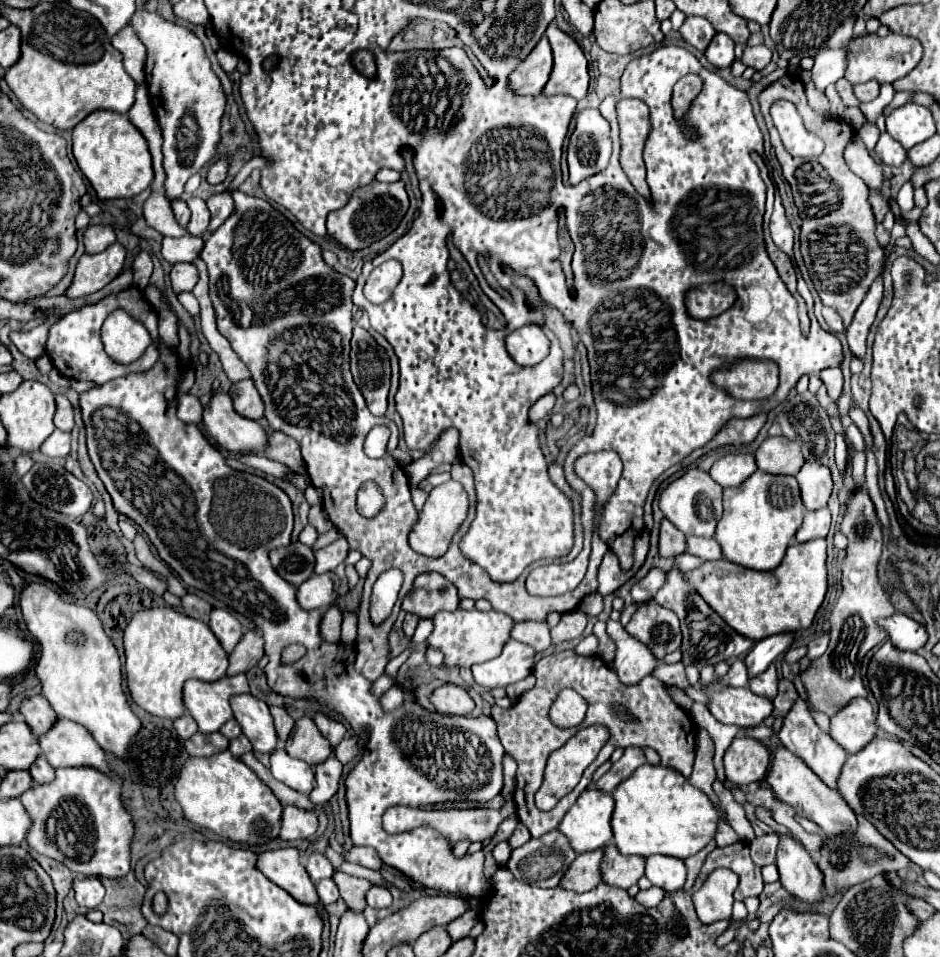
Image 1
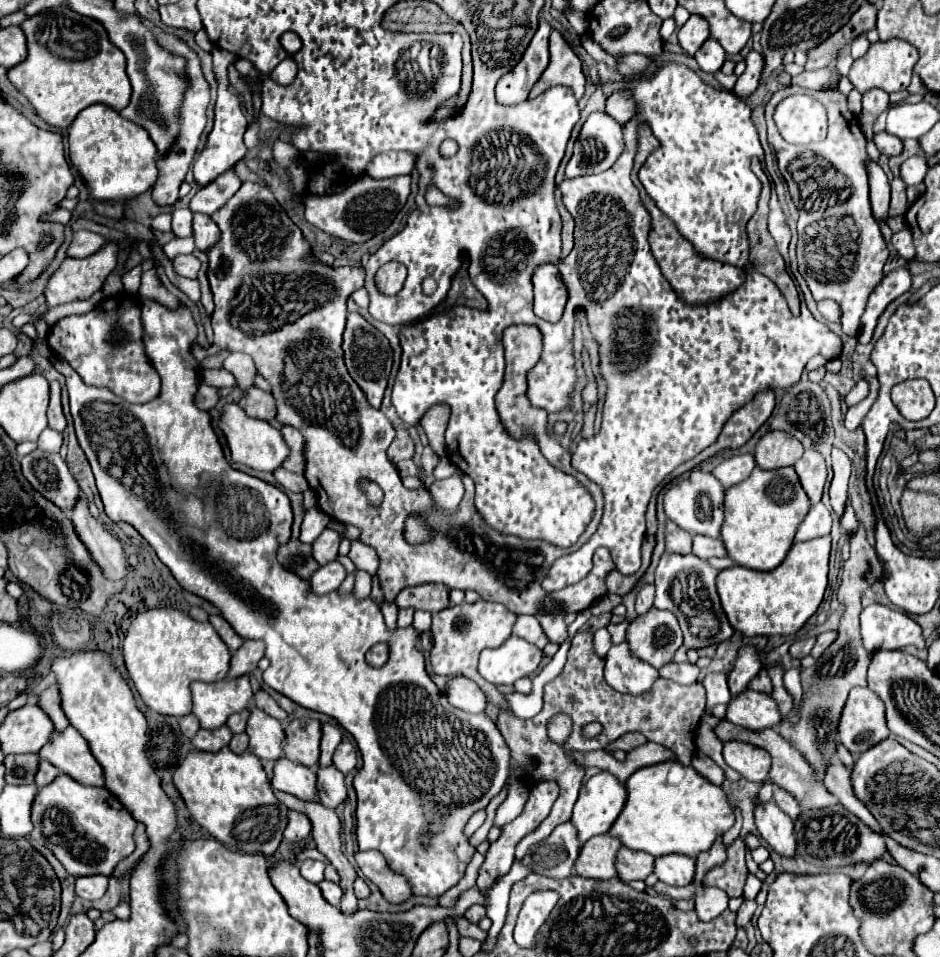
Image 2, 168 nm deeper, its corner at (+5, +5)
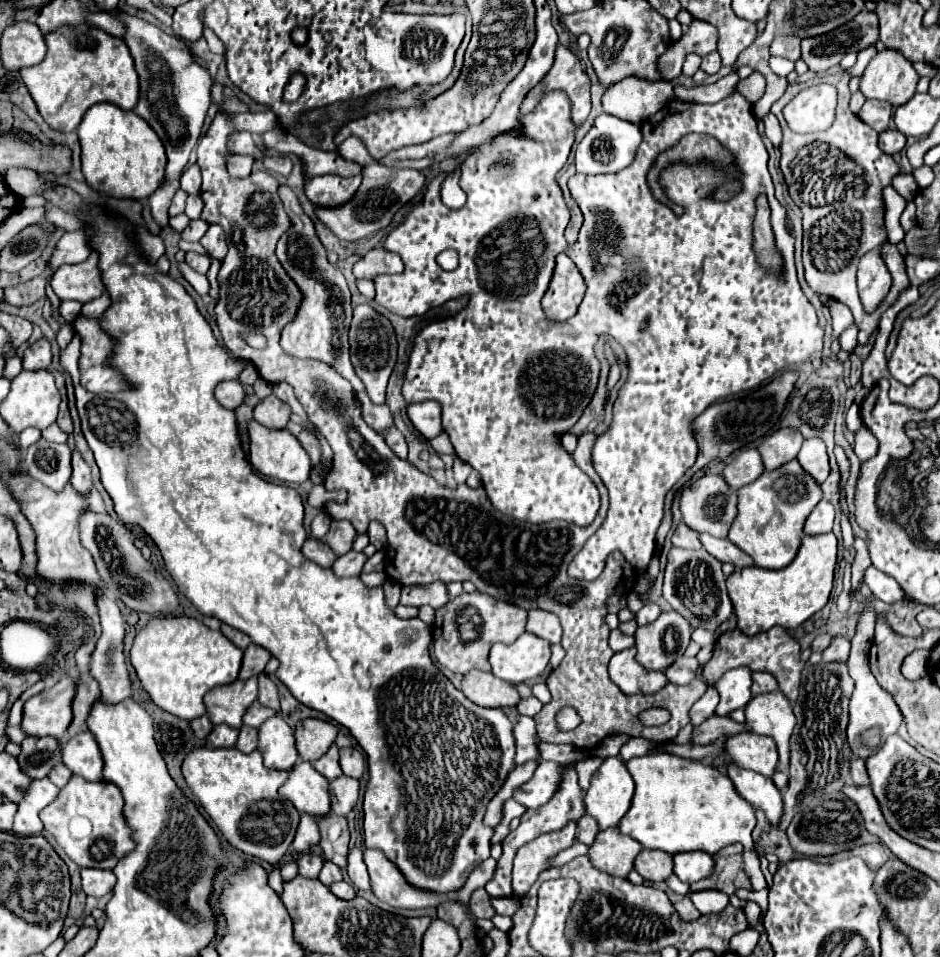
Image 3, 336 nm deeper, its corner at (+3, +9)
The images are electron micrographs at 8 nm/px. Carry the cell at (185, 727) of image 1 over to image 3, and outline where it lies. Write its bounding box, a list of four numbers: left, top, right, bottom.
[190,716,212,738]

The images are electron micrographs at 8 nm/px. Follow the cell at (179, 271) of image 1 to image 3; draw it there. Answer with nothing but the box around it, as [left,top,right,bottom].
[186,252,210,274]

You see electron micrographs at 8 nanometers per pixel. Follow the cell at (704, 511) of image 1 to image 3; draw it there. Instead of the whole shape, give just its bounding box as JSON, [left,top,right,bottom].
[680,474,736,538]

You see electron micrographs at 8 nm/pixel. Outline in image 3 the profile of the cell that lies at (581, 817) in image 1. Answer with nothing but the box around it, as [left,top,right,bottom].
[584,758,634,830]

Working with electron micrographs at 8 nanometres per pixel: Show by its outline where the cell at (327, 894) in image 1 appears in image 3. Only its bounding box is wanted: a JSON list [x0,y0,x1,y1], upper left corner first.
[330,880,354,900]

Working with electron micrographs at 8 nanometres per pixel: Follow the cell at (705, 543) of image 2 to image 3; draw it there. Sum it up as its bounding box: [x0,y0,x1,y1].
[700,534,752,568]

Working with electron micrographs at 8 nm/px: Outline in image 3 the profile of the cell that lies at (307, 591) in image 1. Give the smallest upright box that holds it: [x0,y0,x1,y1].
[332,550,366,578]

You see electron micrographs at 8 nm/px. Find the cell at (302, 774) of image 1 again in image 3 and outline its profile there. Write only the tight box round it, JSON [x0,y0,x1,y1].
[280,762,330,816]

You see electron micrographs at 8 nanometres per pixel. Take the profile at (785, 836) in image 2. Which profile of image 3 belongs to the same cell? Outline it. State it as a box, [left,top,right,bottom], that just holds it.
[728,766,782,826]

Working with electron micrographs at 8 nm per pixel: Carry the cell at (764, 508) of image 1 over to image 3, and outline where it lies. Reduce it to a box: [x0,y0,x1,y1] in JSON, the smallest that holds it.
[728,460,820,568]

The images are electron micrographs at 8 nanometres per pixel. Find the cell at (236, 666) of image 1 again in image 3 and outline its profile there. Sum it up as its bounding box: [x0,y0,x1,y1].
[240,644,270,680]

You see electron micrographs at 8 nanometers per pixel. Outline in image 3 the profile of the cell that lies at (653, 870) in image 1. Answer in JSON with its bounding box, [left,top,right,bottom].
[672,852,714,884]

